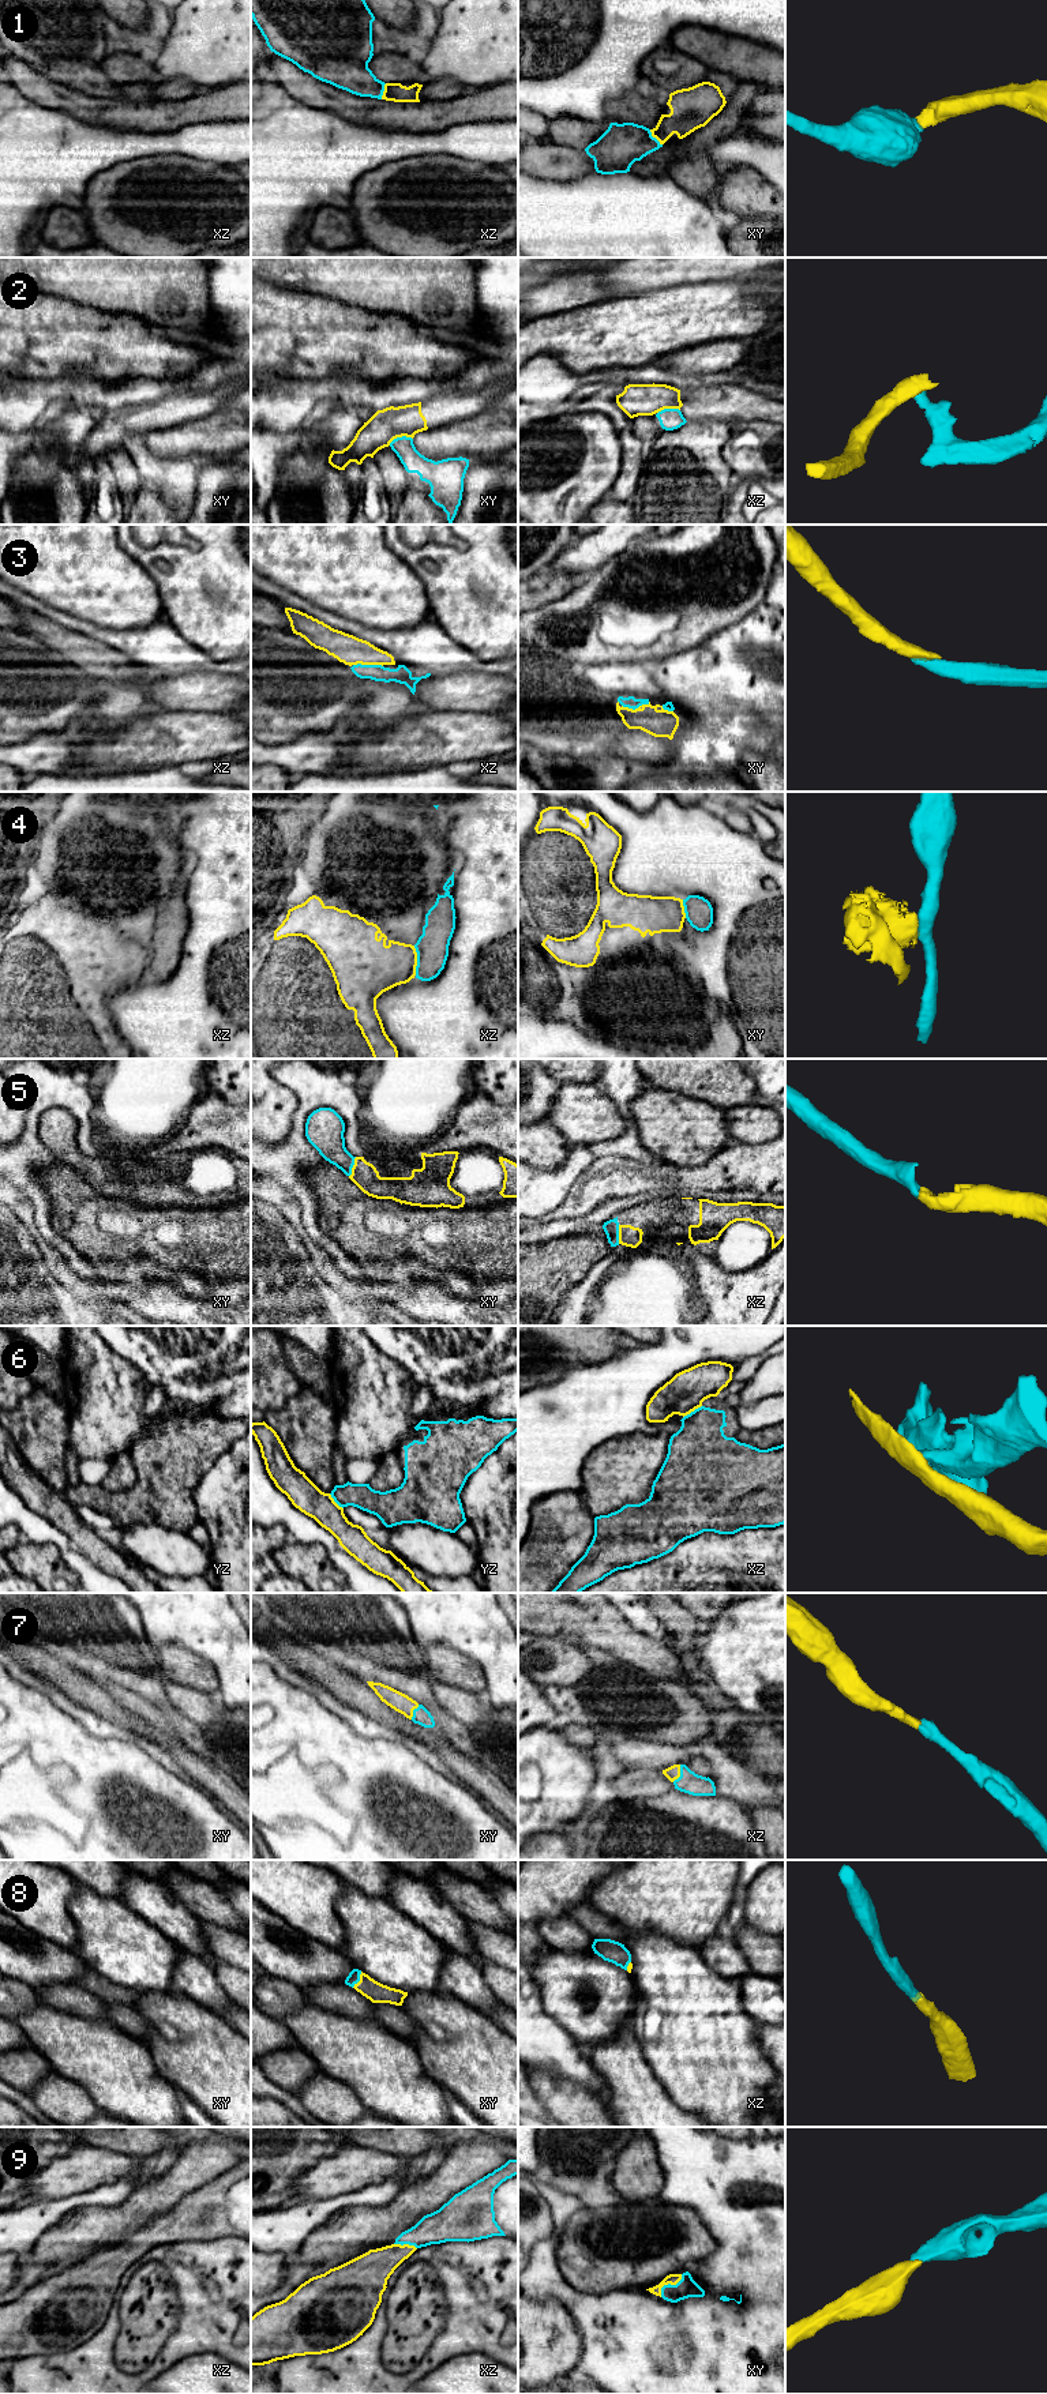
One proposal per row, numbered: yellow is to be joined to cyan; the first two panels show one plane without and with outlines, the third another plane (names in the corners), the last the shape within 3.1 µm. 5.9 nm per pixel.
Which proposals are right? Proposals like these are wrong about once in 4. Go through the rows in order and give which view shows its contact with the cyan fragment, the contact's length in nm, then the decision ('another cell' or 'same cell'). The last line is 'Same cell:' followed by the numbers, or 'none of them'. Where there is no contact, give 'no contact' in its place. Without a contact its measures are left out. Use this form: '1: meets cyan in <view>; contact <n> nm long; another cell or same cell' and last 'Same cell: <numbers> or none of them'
1: meets cyan in xy; contact 120 nm long; same cell
2: meets cyan in xy; contact 150 nm long; another cell
3: meets cyan in xz; contact 180 nm long; same cell
4: meets cyan in xz; contact 180 nm long; another cell
5: meets cyan in xy; contact 130 nm long; same cell
6: meets cyan in xz; contact 130 nm long; another cell
7: meets cyan in xz; contact 120 nm long; same cell
8: meets cyan in xy; contact 110 nm long; same cell
9: meets cyan in xy; contact 190 nm long; same cell
Same cell: 1, 3, 5, 7, 8, 9

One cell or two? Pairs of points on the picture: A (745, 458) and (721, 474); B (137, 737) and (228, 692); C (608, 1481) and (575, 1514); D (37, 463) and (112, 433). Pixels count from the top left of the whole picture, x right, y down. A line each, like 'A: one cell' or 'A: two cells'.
A: two cells
B: two cells
C: two cells
D: two cells

